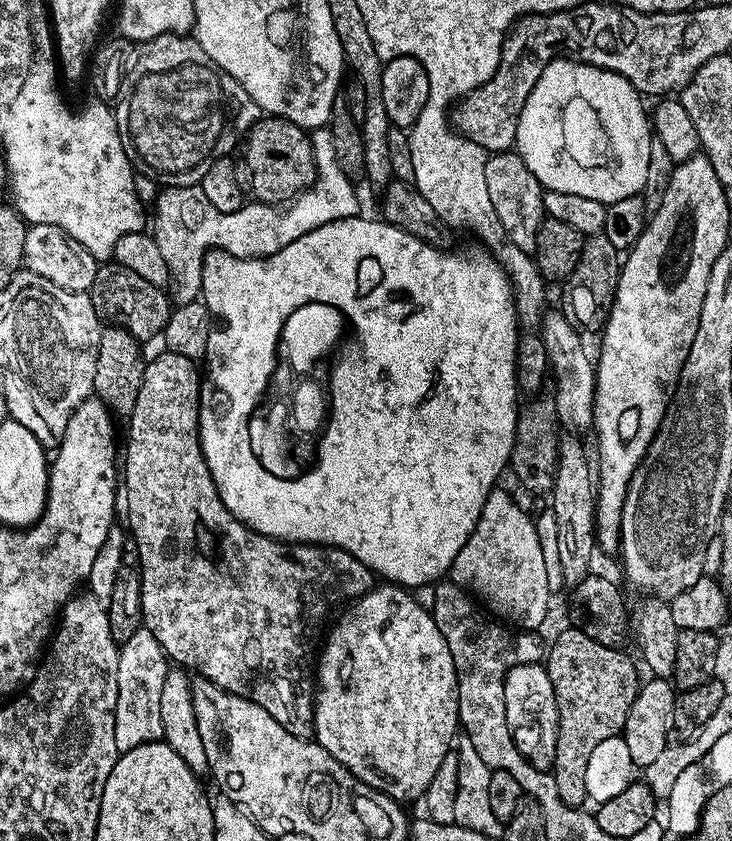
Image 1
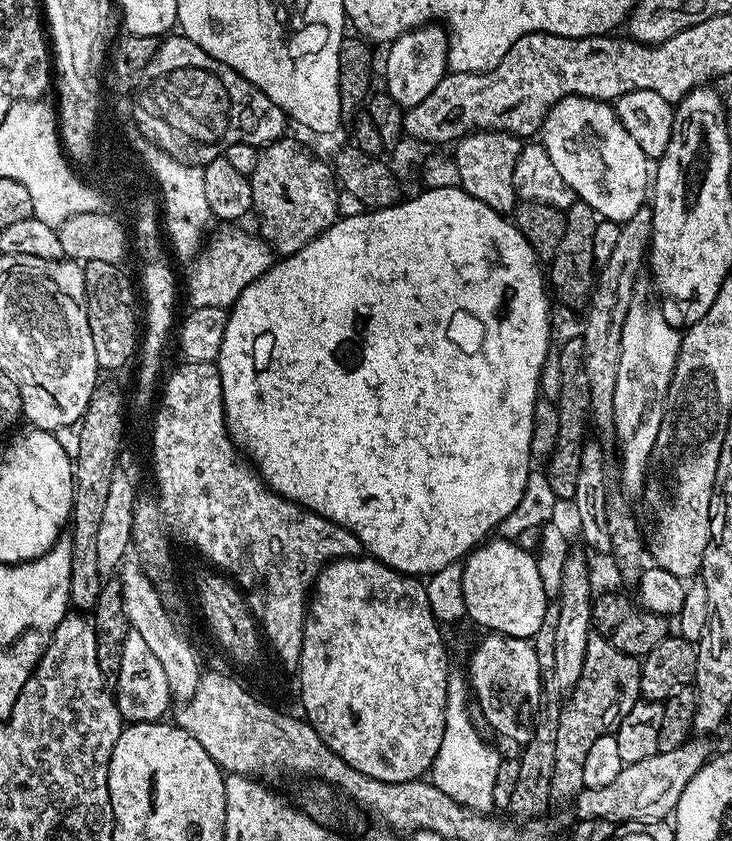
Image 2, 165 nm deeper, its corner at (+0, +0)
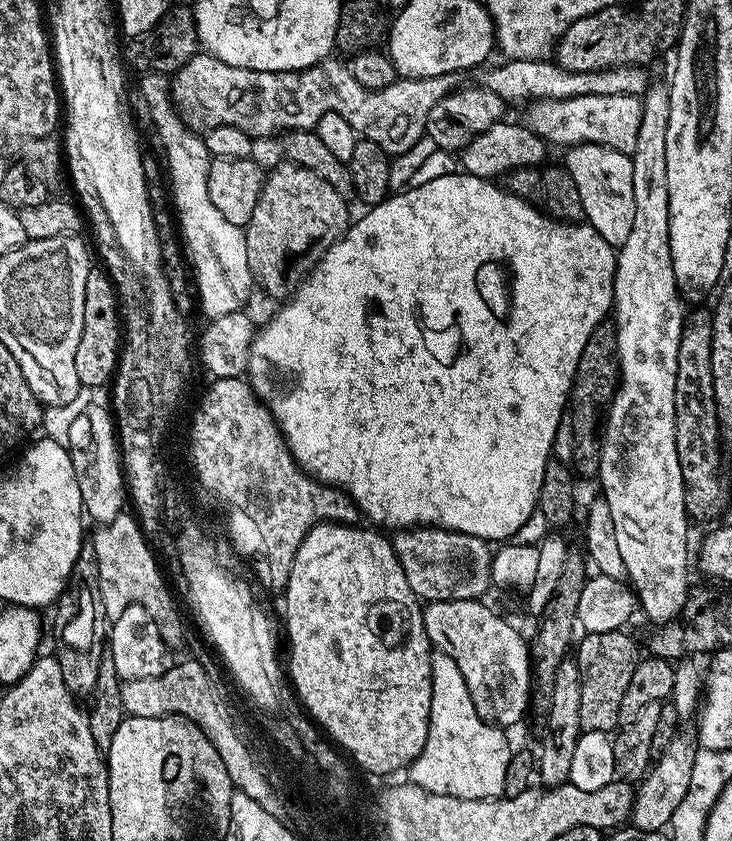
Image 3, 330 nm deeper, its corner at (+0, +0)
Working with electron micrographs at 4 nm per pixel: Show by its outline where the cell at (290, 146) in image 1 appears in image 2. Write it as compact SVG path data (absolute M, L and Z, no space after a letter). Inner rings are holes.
M281 138L273 144L259 149L257 168L252 173L252 207L255 215L260 215L264 223L263 235L270 241L277 253L287 254L302 250L315 236L321 236L326 229L335 224L340 216L340 192L333 169L324 160L319 160L308 148L303 148L296 140Z

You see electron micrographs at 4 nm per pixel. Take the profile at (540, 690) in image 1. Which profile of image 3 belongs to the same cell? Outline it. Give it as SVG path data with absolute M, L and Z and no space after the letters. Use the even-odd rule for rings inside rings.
M483 599L433 600L423 605L424 625L433 649L445 648L458 670L462 670L462 678L466 678L470 698L480 717L508 730L530 708L530 693L534 688L530 644L520 637L514 625L507 624L484 603Z

